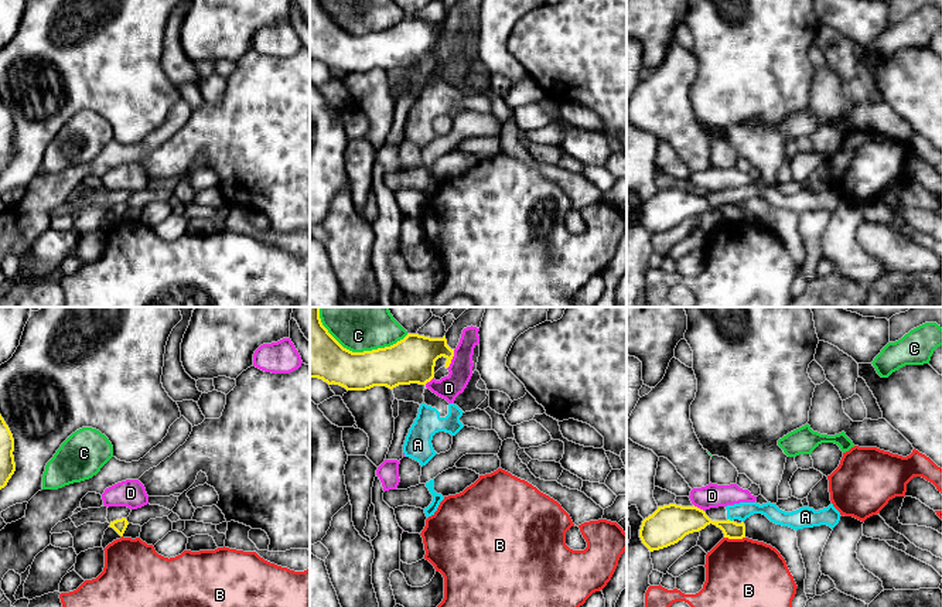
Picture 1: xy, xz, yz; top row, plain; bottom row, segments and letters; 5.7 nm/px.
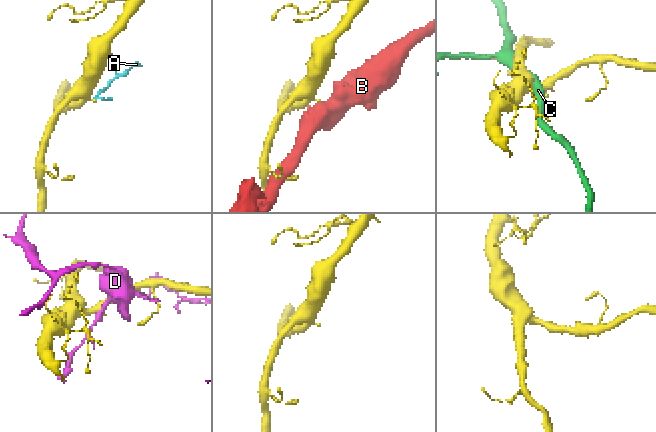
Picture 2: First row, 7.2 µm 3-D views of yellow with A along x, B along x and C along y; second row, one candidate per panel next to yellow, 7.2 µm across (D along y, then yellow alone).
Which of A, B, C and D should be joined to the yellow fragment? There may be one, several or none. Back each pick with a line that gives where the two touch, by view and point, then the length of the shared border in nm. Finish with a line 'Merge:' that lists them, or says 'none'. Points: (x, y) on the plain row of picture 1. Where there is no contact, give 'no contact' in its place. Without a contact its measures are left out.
Merge: none

